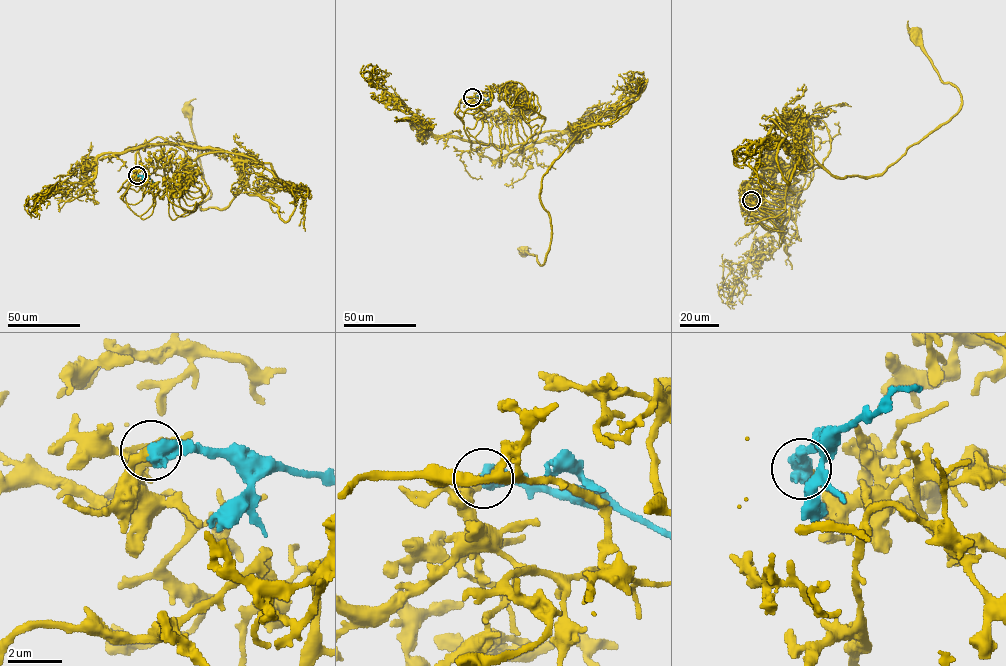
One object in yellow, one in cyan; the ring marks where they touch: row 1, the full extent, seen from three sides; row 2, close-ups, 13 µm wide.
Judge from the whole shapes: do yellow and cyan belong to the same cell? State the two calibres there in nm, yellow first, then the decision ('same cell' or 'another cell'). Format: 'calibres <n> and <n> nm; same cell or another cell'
calibres 320 and 650 nm; same cell

